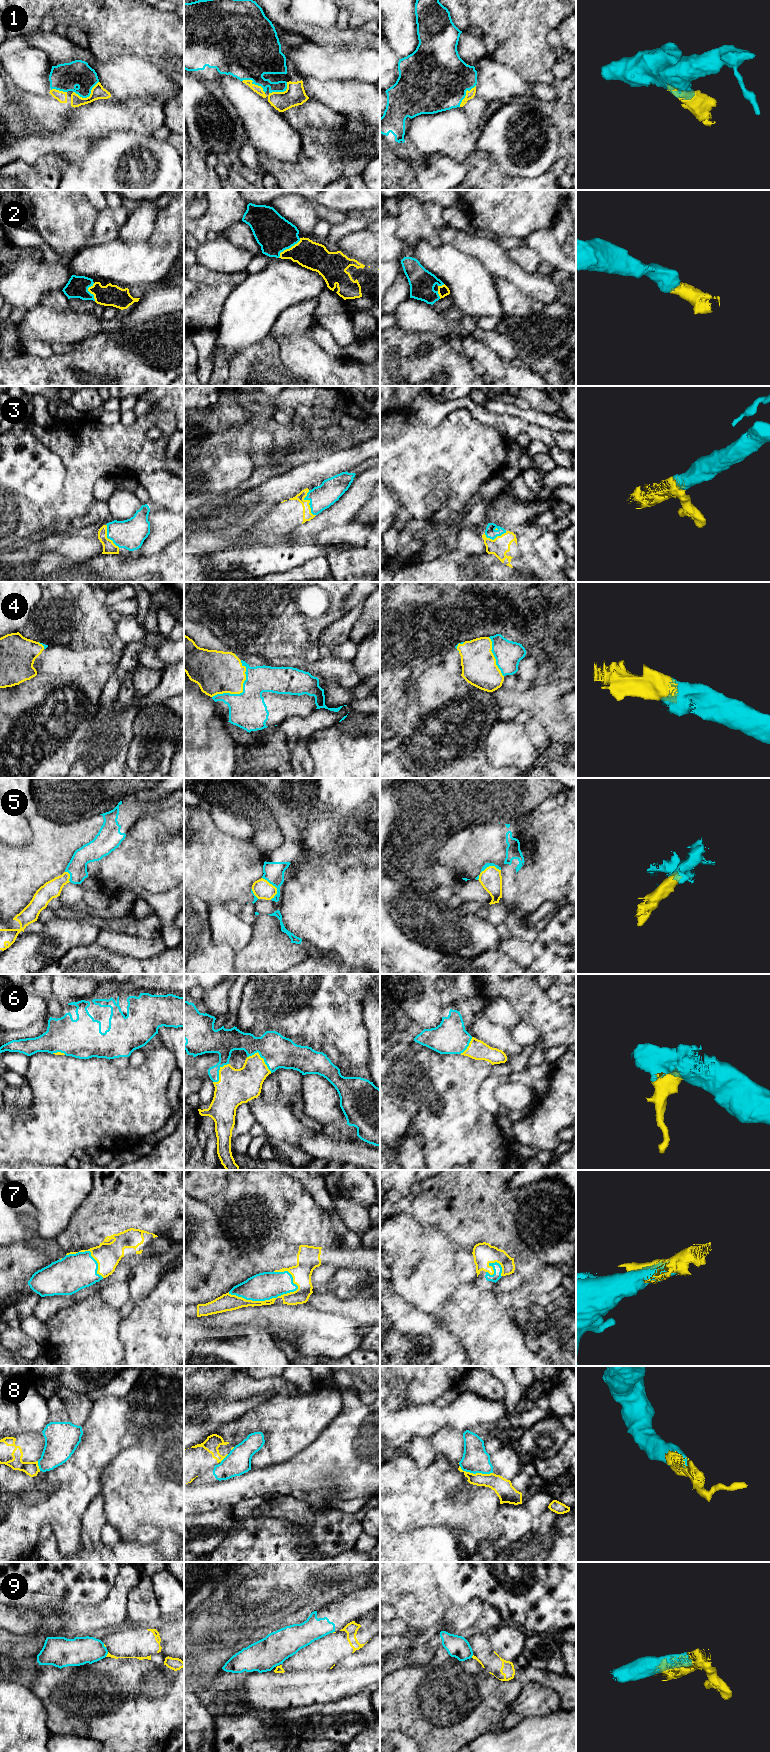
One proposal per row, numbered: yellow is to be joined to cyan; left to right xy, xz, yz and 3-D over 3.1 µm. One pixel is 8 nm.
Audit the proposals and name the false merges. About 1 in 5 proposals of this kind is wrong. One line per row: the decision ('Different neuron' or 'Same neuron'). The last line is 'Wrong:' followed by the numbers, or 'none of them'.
1: Same neuron
2: Same neuron
3: Same neuron
4: Same neuron
5: Same neuron
6: Same neuron
7: Same neuron
8: Different neuron
9: Different neuron
Wrong: 8, 9

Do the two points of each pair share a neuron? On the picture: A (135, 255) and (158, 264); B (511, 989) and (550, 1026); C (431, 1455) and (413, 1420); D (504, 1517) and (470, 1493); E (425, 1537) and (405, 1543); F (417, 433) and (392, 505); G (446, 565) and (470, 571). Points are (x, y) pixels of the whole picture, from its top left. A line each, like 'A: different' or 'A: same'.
A: same
B: same
C: different
D: different
E: same
F: different
G: same

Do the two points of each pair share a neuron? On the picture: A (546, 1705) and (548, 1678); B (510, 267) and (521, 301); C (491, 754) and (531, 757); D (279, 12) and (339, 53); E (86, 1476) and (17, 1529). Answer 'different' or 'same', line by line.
A: different
B: different
C: same
D: different
E: same

